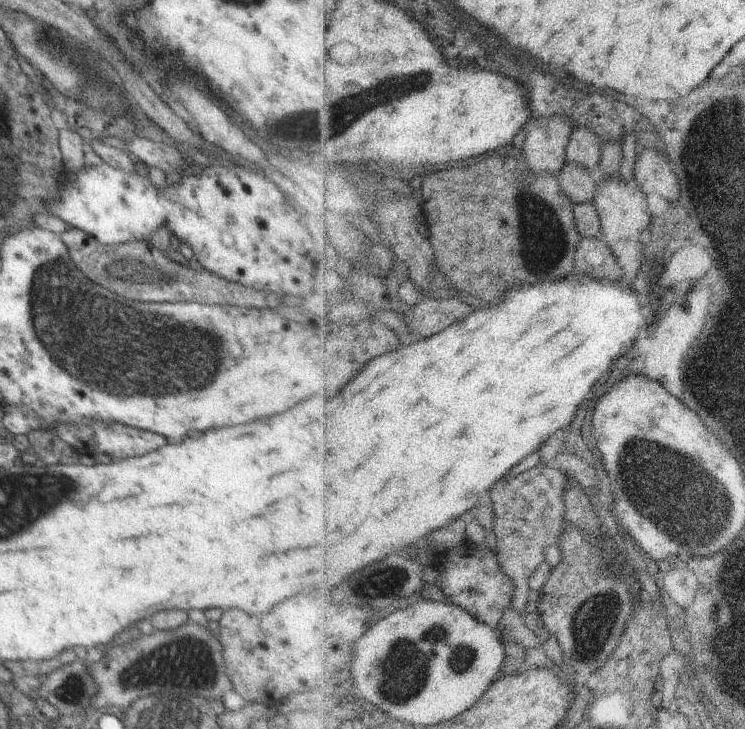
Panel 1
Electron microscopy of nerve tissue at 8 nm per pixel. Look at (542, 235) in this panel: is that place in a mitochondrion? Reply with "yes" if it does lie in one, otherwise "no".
yes

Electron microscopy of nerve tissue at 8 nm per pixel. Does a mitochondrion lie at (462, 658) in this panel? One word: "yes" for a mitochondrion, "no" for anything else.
yes

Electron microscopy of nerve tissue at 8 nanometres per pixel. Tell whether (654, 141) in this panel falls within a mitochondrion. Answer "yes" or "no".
no

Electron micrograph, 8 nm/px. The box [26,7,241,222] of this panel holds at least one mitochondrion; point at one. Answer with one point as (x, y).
(48, 42)

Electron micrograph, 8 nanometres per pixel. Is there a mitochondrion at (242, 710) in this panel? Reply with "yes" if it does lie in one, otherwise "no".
no

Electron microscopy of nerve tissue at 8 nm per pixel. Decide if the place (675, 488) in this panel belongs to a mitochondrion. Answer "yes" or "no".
yes

